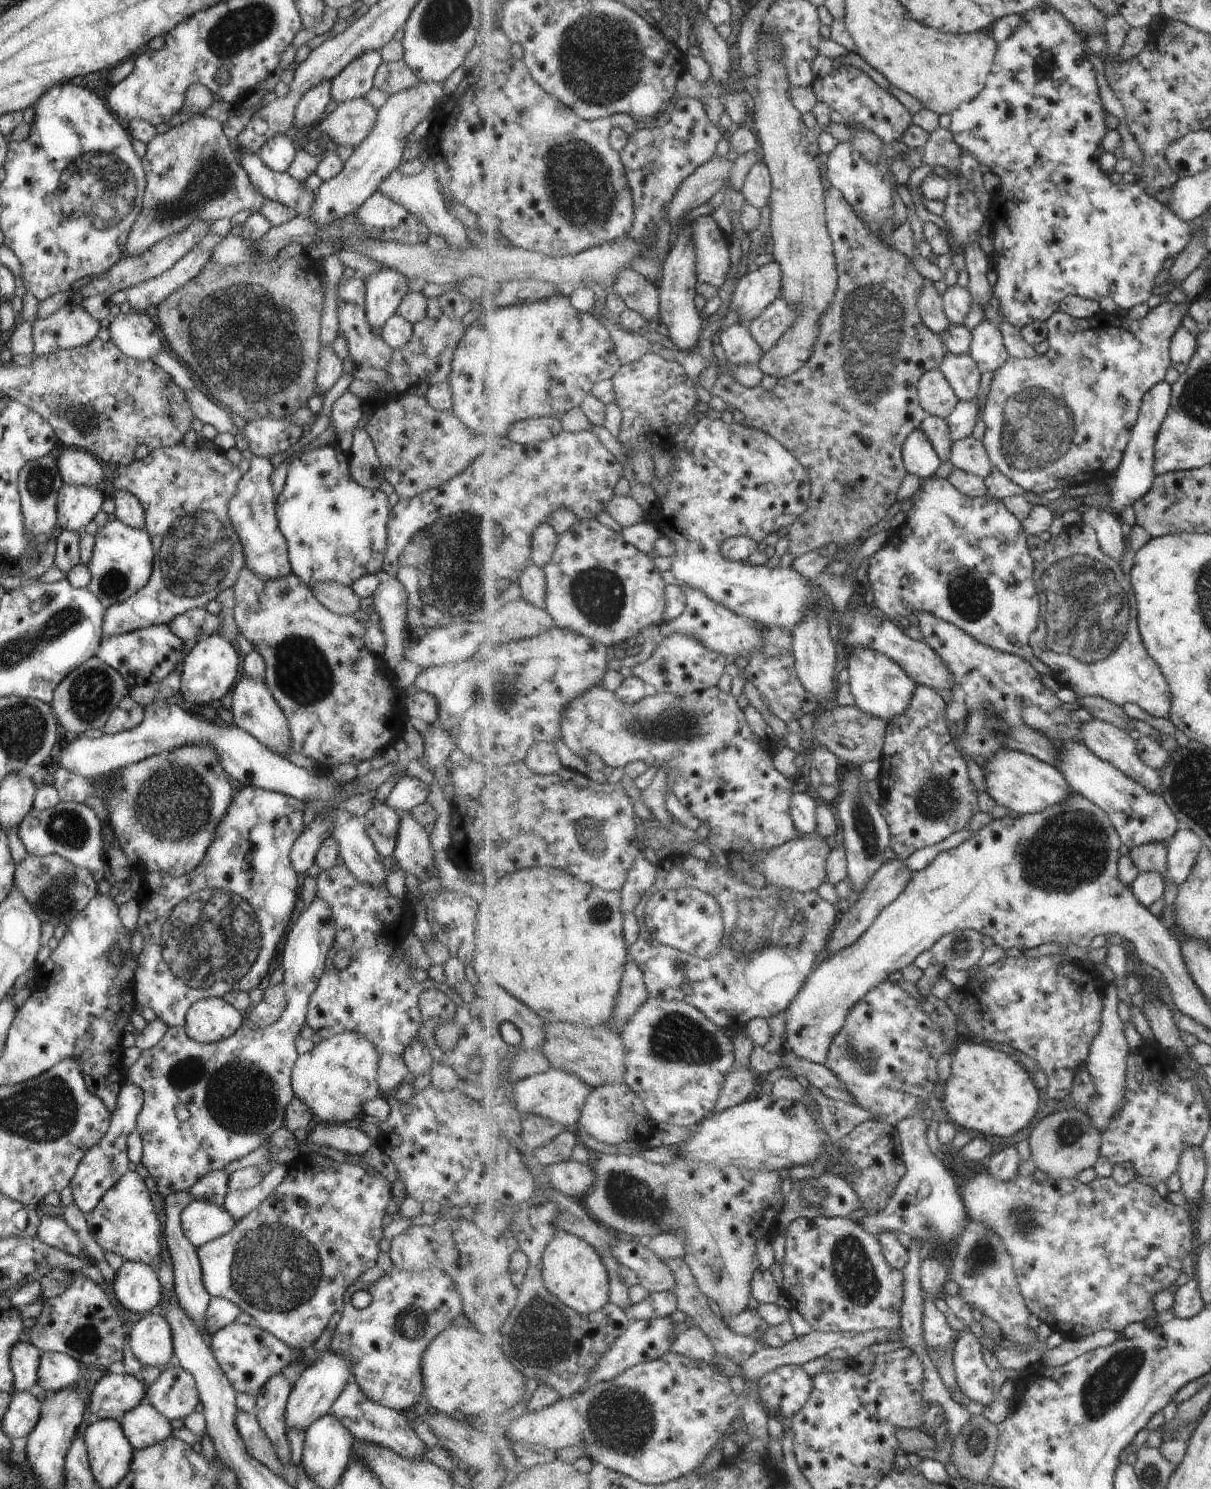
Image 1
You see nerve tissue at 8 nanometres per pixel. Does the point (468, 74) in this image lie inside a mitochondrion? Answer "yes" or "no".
no

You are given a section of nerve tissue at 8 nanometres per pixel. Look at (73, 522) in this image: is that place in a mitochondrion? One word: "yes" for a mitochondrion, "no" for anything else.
no

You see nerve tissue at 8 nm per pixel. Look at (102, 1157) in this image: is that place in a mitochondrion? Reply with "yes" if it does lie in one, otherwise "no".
no

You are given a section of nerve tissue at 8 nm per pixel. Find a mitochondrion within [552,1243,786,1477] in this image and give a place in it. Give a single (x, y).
(622, 1420)

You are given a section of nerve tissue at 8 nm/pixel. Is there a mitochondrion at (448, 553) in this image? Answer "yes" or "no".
yes

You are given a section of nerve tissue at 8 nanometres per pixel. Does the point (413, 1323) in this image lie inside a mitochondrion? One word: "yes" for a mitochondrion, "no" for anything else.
yes

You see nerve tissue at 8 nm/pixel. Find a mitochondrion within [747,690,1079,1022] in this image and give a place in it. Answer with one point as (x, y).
(936, 798)

